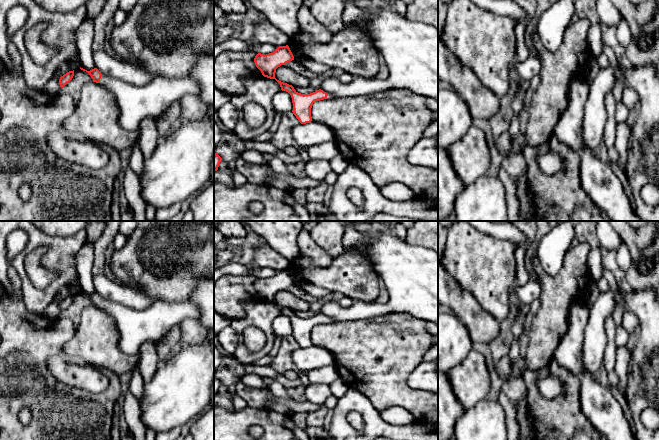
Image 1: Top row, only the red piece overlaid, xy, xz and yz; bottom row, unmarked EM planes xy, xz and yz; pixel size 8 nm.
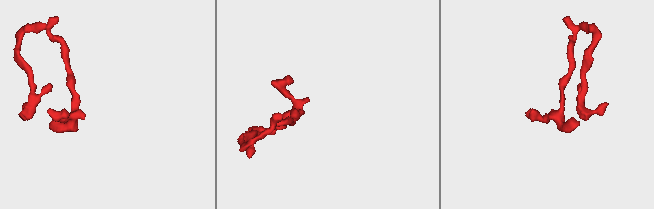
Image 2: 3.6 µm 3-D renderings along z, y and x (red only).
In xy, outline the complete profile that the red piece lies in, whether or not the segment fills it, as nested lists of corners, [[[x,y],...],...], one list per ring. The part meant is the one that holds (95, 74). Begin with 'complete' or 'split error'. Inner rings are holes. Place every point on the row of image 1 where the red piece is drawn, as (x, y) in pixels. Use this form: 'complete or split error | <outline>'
split error | [[[97,68],[90,71],[80,69],[86,71],[93,82],[101,83],[115,95],[120,108],[120,124],[124,130],[134,134],[138,134],[143,118],[160,116],[182,96],[198,96],[199,92],[198,85],[189,77],[156,77],[144,86],[135,86],[103,76]]]

